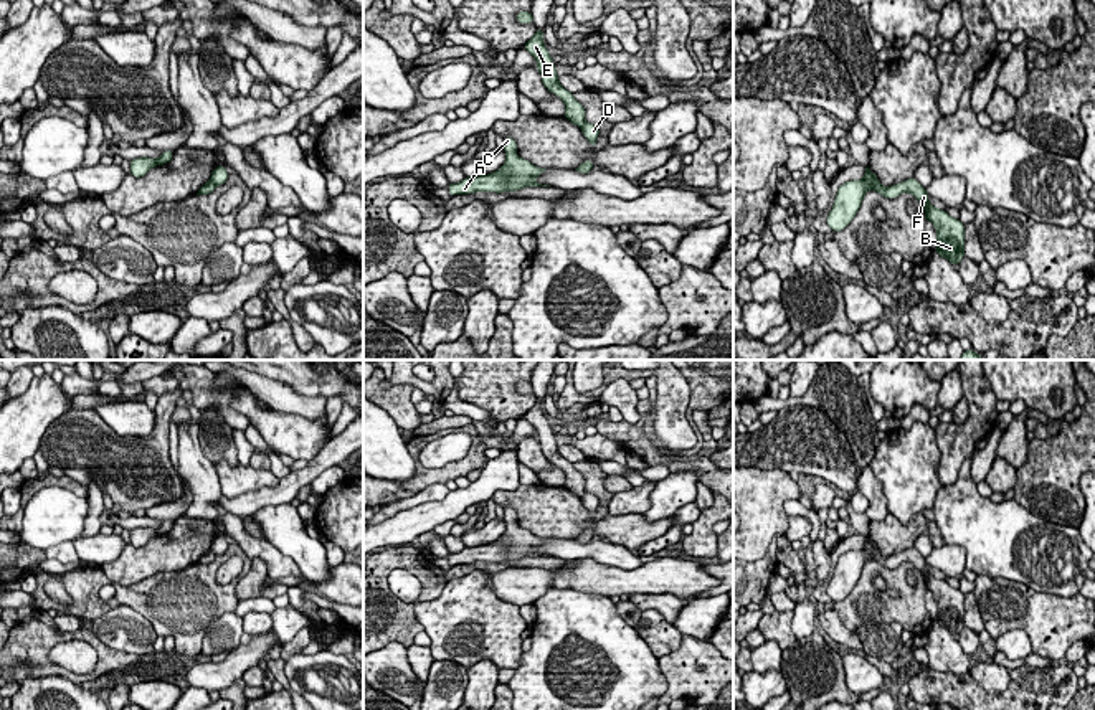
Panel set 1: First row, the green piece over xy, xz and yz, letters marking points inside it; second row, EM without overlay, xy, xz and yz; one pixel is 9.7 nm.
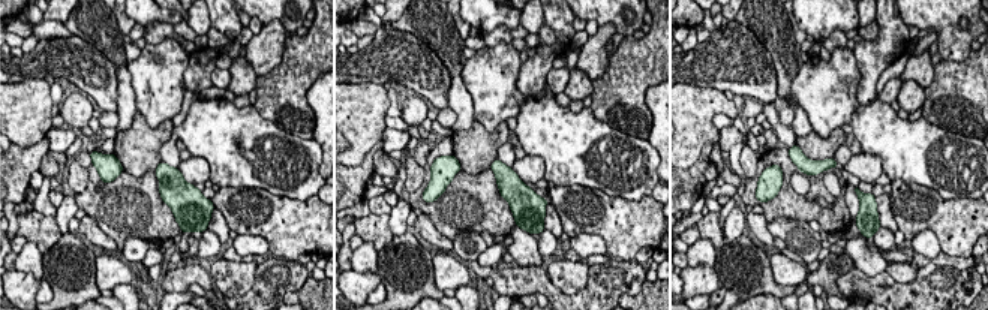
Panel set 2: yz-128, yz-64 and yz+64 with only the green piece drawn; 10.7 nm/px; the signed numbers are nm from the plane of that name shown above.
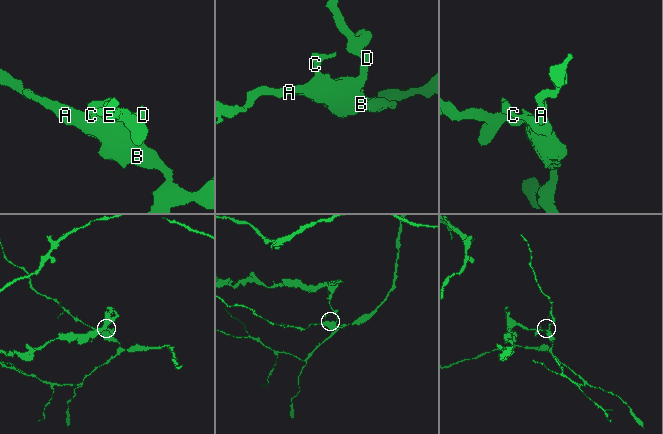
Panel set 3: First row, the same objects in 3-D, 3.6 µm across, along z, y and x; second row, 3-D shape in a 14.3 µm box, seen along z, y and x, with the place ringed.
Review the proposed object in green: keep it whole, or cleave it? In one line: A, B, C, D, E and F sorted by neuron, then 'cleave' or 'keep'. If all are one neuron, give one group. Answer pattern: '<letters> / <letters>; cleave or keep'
A B C D F / E; cleave

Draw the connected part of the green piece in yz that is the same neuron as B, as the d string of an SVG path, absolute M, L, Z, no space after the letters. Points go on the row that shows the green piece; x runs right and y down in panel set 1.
M865 167L864 177L869 180L872 190L885 198L897 198L900 193L907 192L915 196L923 205L925 220L931 221L936 228L936 253L948 259L953 266L960 264L965 258L965 225L951 218L945 210L935 208L928 201L927 190L915 180L915 177L890 187L882 187L877 175Z

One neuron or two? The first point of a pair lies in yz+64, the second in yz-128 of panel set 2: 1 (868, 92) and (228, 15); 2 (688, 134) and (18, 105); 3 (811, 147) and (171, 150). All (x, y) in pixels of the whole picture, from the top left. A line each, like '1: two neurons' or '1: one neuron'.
1: one neuron
2: one neuron
3: two neurons

